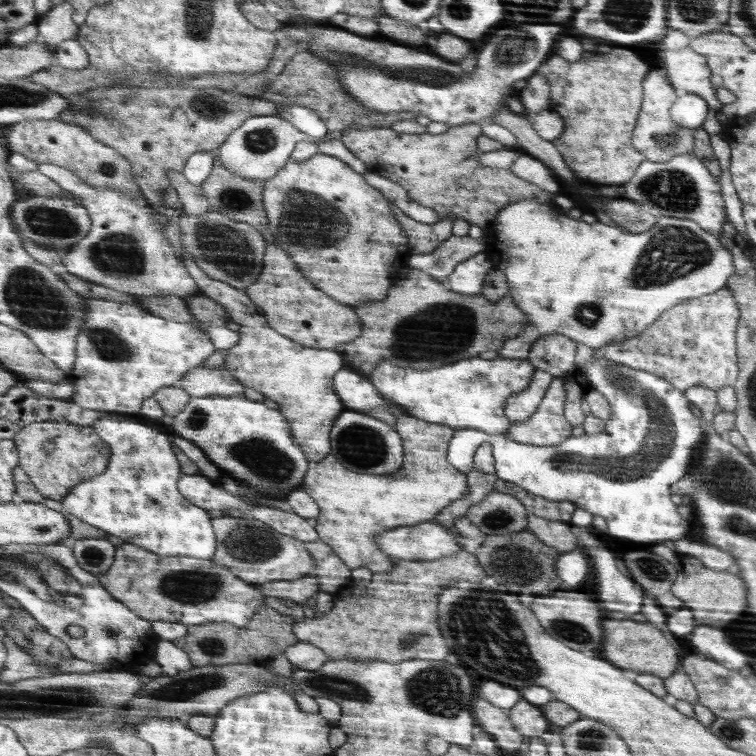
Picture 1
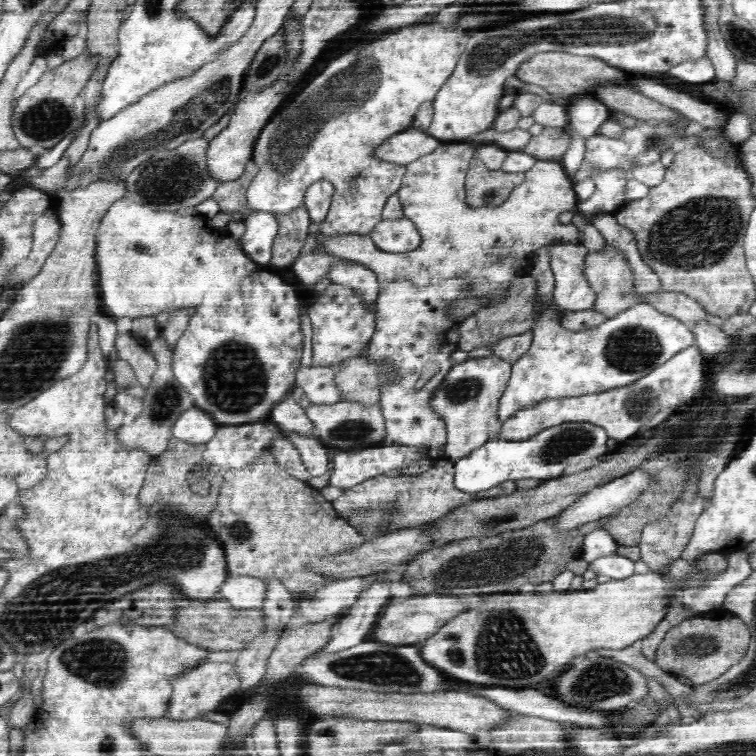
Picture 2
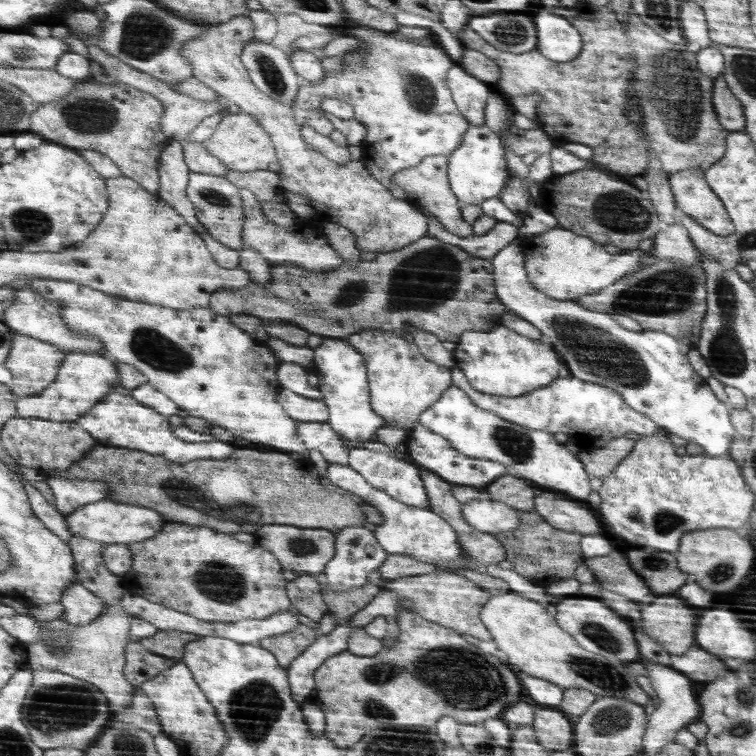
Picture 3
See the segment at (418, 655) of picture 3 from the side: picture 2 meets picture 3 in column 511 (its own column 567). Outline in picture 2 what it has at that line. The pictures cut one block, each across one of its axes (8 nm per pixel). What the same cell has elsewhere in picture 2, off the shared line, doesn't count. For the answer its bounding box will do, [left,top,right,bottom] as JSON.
[554,651,648,710]

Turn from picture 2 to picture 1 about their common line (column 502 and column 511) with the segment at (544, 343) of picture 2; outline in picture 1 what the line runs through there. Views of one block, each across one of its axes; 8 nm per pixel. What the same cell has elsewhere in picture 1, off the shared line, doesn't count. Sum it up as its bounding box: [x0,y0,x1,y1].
[506,369,552,422]

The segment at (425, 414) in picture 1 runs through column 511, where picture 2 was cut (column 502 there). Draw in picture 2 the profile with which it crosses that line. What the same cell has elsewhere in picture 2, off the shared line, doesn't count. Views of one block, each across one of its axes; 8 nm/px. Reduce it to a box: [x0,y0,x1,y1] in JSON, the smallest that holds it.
[434,355,512,462]

